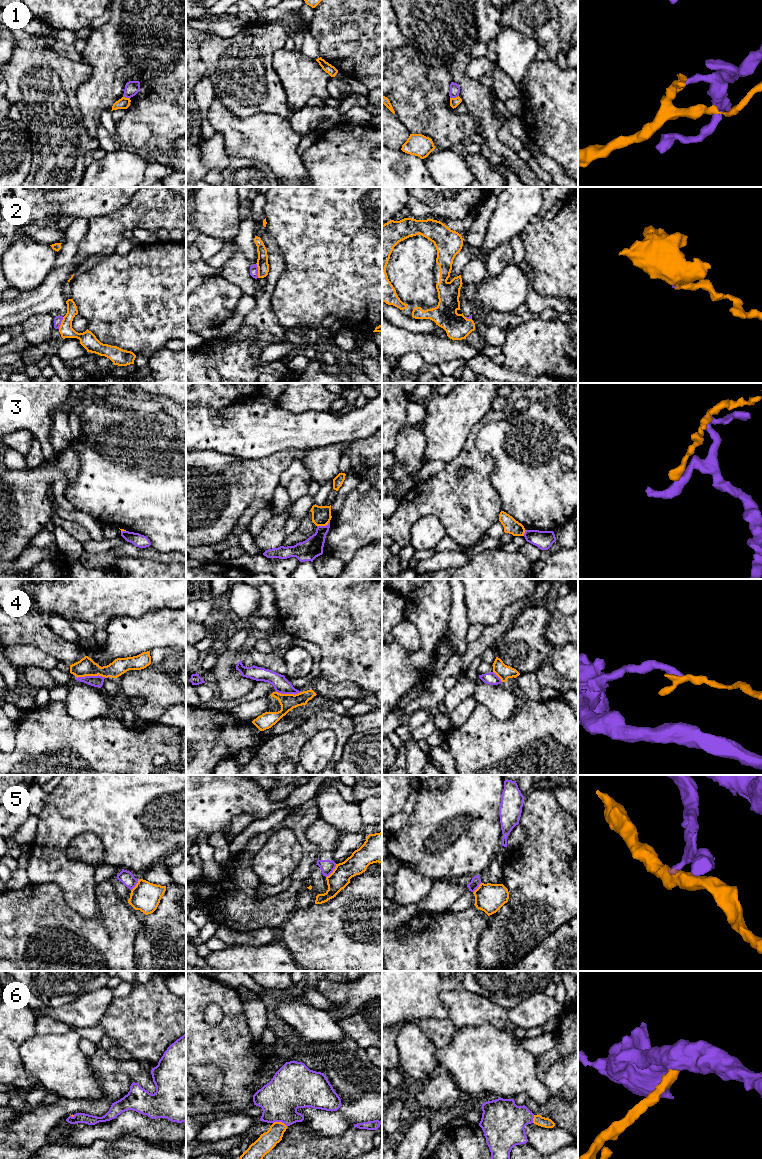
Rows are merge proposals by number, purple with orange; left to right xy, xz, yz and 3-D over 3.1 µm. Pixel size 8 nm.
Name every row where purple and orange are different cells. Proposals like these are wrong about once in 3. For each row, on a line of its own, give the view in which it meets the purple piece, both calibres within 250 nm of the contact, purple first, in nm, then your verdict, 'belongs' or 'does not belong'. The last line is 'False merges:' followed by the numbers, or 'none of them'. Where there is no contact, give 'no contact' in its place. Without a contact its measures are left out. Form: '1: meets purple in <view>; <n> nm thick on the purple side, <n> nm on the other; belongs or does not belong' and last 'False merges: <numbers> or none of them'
1: meets purple in yz; 80 nm thick on the purple side, 80 nm on the other; does not belong
2: meets purple in xz; 60 nm thick on the purple side, 100 nm on the other; does not belong
3: meets purple in xz; 170 nm thick on the purple side, 160 nm on the other; does not belong
4: meets purple in xy; 100 nm thick on the purple side, 150 nm on the other; does not belong
5: meets purple in xz; 110 nm thick on the purple side, 170 nm on the other; does not belong
6: meets purple in xz; 320 nm thick on the purple side, 150 nm on the other; belongs
False merges: 1, 2, 3, 4, 5

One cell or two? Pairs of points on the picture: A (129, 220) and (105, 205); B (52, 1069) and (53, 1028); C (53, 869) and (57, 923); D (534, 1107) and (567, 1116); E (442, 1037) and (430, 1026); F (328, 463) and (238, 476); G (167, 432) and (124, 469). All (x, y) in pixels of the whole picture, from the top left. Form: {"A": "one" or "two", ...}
{"A": "two", "B": "two", "C": "two", "D": "one", "E": "one", "F": "one", "G": "one"}

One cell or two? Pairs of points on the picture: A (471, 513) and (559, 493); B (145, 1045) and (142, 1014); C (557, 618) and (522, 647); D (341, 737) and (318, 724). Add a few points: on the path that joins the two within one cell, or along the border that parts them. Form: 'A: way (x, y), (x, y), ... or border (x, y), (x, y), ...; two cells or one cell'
A: border (492, 484), (499, 496), (502, 510); two cells
B: way (145, 1037), (145, 1022); one cell
C: border (551, 613), (546, 640), (560, 646); two cells
D: way (338, 731), (331, 724), (324, 724); one cell

